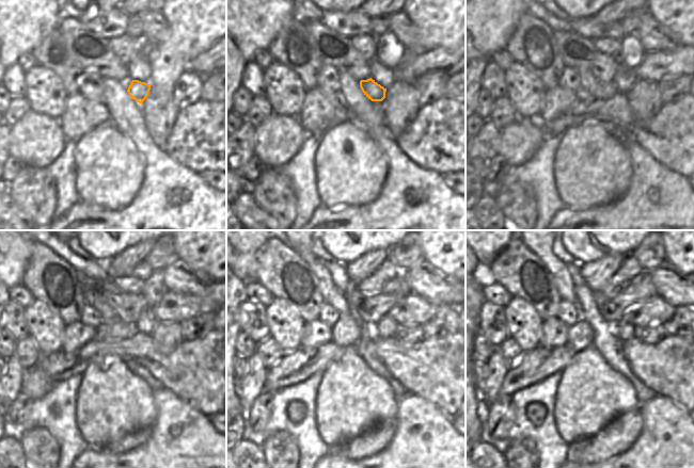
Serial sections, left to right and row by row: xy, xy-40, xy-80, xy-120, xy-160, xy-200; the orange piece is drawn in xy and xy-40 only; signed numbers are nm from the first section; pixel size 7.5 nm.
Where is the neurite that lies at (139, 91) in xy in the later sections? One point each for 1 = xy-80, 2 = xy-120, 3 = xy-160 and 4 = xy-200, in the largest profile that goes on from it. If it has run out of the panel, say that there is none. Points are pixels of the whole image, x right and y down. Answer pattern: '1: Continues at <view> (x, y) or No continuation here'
1: Continues at xy-80 (602, 90)
2: Continues at xy-120 (120, 328)
3: Continues at xy-160 (345, 333)
4: Continues at xy-200 (580, 336)

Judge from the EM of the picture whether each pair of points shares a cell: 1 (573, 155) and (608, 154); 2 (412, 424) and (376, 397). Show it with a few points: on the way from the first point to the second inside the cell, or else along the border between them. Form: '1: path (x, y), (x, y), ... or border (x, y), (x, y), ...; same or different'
1: path (582, 157), (599, 157); same
2: border (398, 398), (398, 413), (395, 418); different

